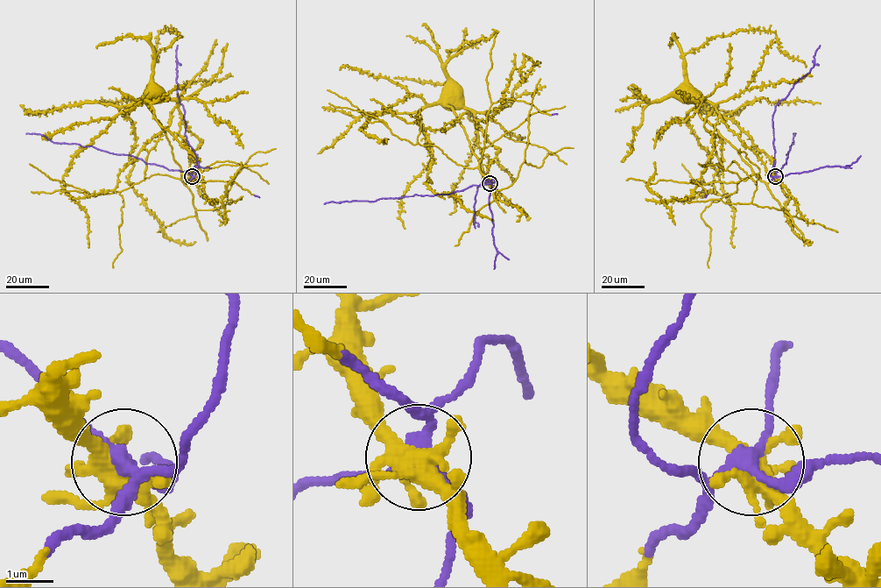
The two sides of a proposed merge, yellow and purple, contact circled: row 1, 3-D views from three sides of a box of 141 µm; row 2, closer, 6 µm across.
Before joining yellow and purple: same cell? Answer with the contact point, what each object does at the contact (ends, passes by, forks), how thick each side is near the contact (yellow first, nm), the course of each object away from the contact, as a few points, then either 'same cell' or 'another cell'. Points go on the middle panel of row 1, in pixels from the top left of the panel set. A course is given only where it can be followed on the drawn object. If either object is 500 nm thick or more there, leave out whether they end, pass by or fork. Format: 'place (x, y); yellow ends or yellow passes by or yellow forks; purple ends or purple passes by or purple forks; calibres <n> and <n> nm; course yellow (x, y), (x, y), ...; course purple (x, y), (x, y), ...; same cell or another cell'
place (489, 183); yellow forks; purple forks; calibres 400 and 260 nm; course yellow (489, 183), (488, 166), (497, 150), (477, 125), (472, 112), (452, 95); course purple (489, 183), (469, 186), (447, 194), (324, 203); same cell

